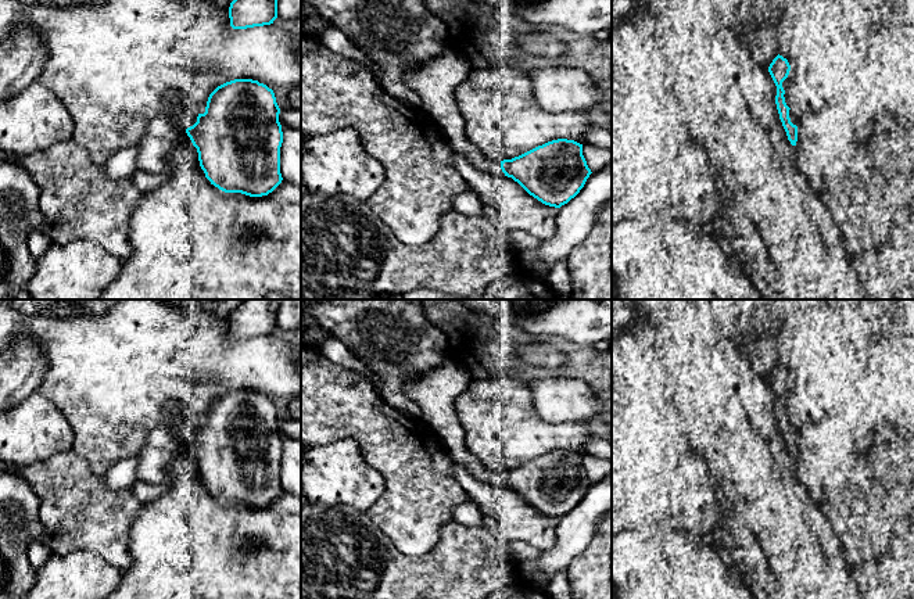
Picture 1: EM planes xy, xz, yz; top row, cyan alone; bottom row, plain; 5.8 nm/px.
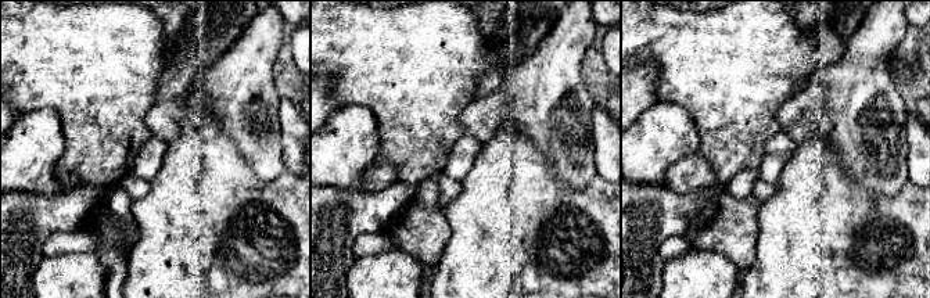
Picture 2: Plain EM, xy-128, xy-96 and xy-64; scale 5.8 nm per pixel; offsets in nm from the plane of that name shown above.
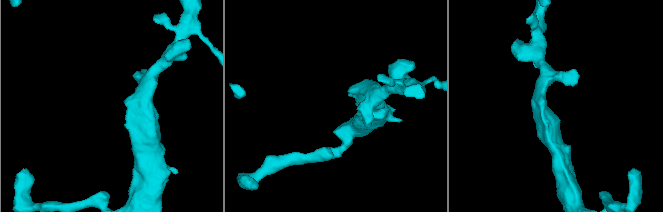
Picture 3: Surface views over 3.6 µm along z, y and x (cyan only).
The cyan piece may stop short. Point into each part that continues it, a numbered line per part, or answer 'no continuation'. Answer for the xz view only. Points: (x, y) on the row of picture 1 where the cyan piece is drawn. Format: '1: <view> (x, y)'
1: xz (436, 81)

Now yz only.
1: yz (795, 118)

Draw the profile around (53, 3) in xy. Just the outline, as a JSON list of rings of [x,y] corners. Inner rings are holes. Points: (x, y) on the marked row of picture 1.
[[[19,0],[26,4],[44,4],[50,7],[98,6],[108,0]]]

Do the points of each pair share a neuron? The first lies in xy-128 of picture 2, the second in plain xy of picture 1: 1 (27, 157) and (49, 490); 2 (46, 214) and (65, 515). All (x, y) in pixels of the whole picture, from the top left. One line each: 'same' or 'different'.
1: different
2: different

